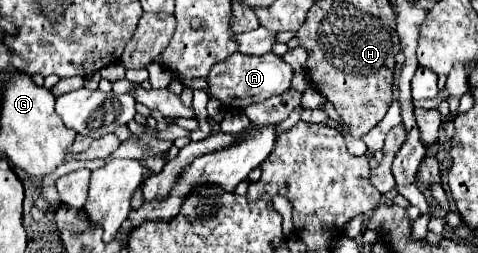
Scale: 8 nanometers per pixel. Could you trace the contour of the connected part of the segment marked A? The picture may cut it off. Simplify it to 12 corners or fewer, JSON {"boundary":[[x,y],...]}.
{"boundary":[[232,53],[212,65],[206,93],[246,109],[290,87],[274,53]]}

